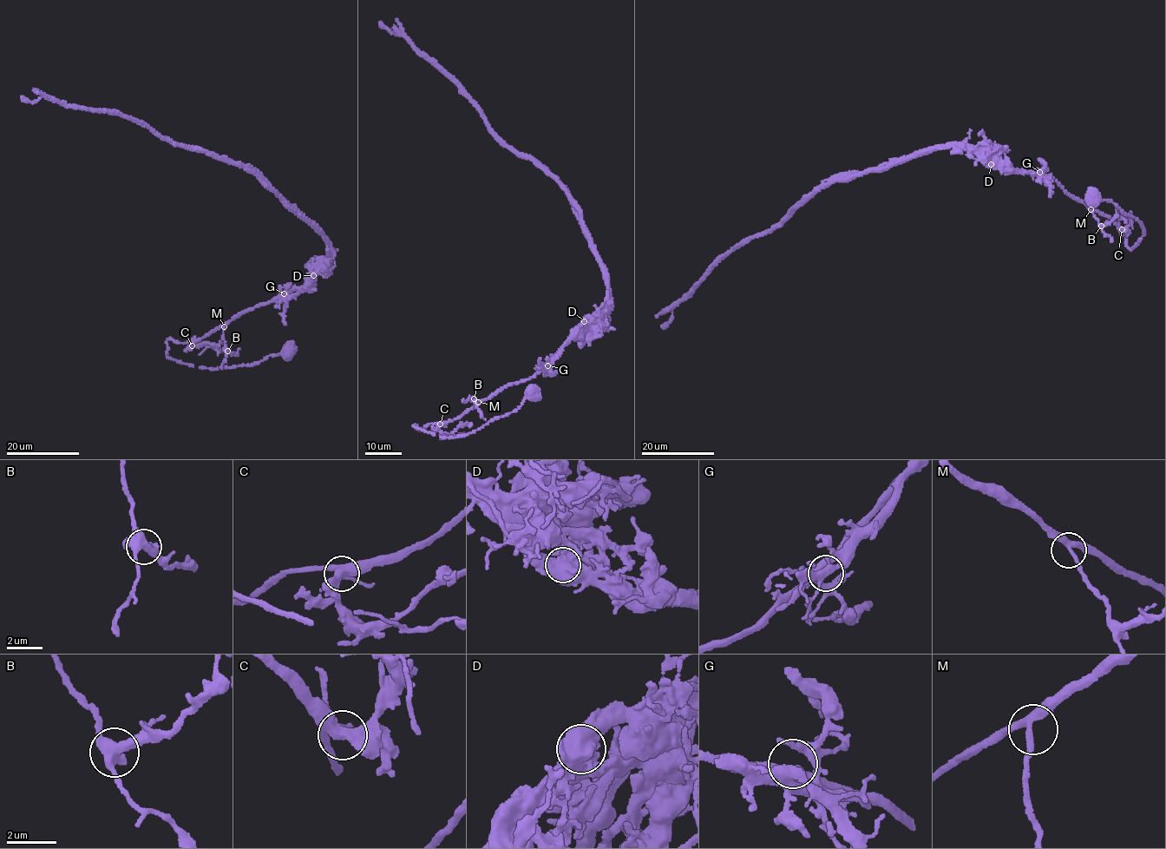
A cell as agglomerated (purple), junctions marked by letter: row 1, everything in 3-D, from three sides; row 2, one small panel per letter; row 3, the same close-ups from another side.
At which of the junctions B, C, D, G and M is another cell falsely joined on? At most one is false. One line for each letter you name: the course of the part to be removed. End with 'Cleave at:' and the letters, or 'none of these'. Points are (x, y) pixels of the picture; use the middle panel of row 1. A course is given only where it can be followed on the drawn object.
D: course (584, 322), (606, 309), (608, 281), (580, 209), (566, 187), (502, 141), (465, 89), (405, 37), (379, 22)
Cleave at: D

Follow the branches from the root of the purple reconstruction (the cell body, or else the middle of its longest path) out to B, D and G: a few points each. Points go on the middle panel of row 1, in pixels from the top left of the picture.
B: (532, 391), (518, 409), (469, 434), (441, 437), (413, 426), (417, 430), (455, 419), (477, 404), (474, 398)
D: (532, 391), (518, 409), (469, 434), (441, 437), (413, 426), (455, 419), (505, 386), (533, 377), (584, 322)
G: (532, 391), (518, 409), (469, 434), (441, 437), (413, 426), (417, 430), (455, 419), (547, 365)

